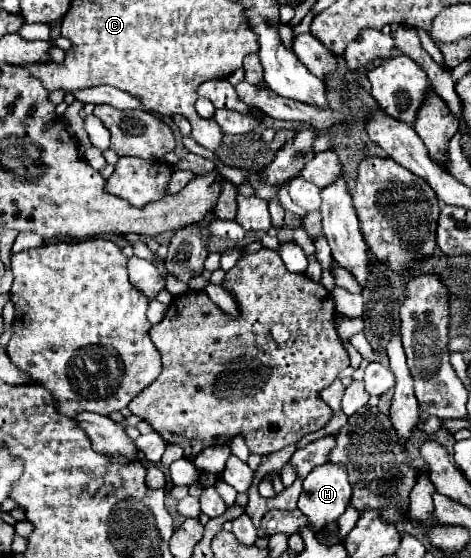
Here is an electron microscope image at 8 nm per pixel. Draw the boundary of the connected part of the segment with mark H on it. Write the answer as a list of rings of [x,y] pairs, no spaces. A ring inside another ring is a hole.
[[[324,463],[308,473],[298,499],[298,509],[306,515],[314,533],[334,523],[348,507],[352,487],[344,465]]]

